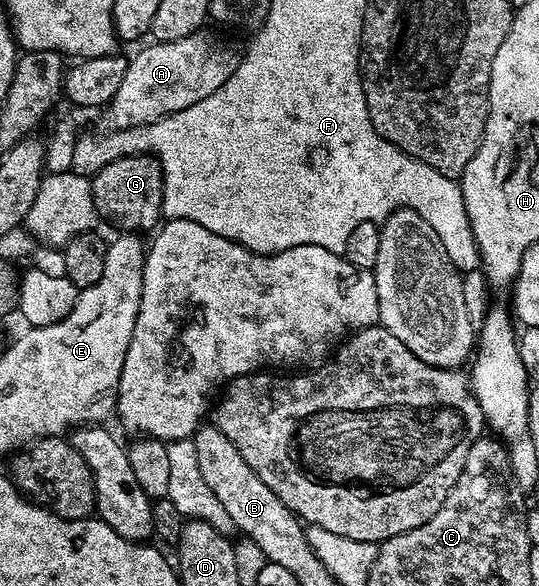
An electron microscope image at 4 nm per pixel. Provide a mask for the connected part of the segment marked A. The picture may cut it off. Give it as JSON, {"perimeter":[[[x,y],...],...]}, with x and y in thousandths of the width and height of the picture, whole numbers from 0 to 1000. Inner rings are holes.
{"perimeter":[[[369,55],[317,72],[280,70],[256,94],[243,97],[223,150],[193,183],[199,217],[230,222],[236,215],[267,215],[293,201],[310,201],[330,188],[349,184],[378,164],[393,164],[421,130],[438,123],[445,104],[434,87],[397,58]]]}

